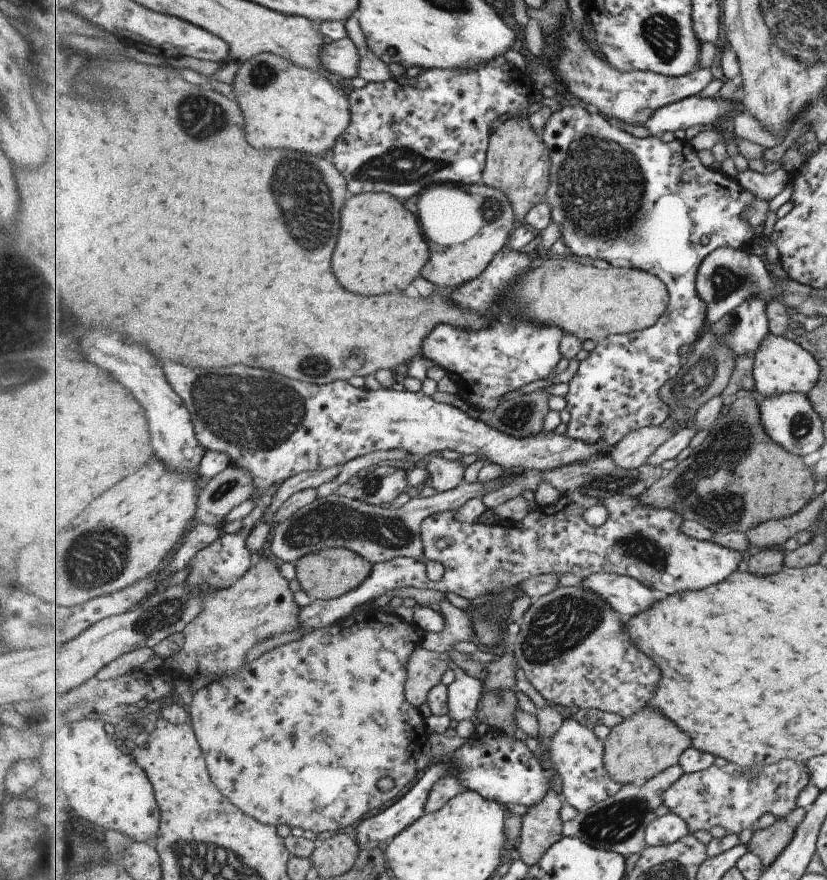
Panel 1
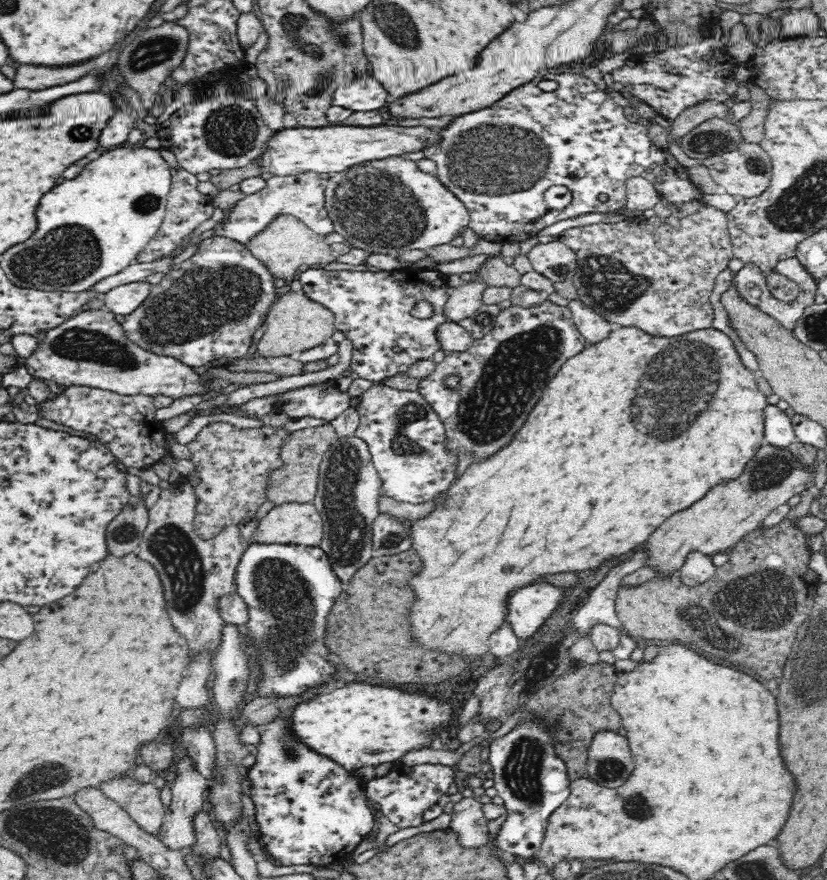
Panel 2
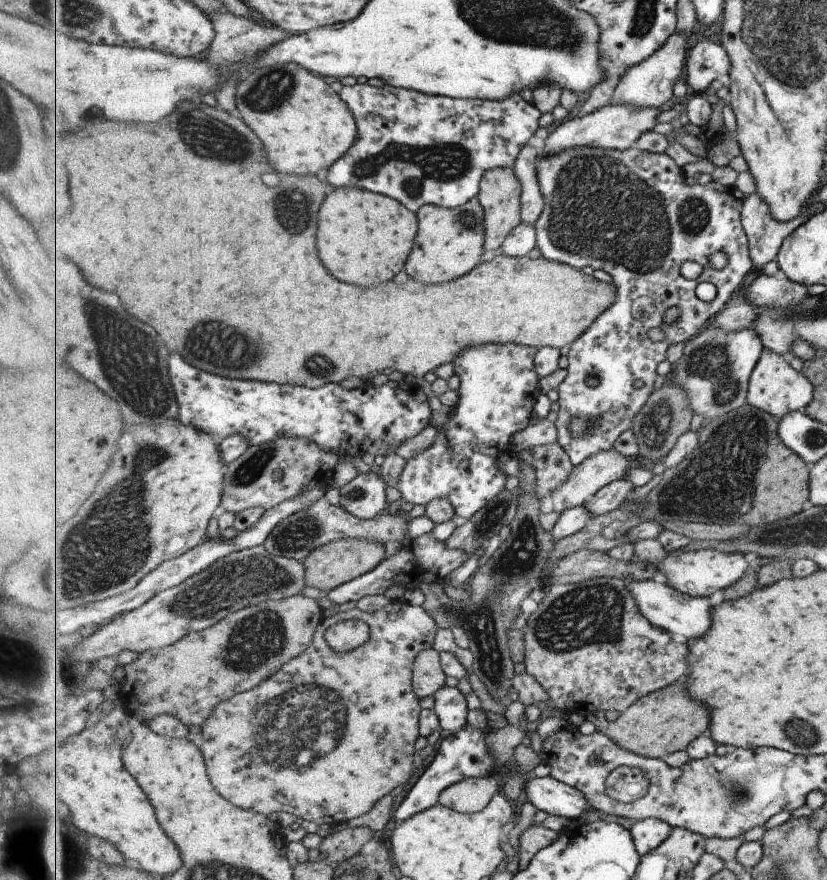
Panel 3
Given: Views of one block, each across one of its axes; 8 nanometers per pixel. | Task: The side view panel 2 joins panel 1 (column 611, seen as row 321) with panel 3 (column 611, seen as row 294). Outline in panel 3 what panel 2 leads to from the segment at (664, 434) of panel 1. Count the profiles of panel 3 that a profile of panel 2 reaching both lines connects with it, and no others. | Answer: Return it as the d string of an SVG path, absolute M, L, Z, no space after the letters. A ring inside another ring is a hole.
M615 449L603 451L574 468L571 479L552 494L553 511L585 505L597 492L631 470L631 460Z

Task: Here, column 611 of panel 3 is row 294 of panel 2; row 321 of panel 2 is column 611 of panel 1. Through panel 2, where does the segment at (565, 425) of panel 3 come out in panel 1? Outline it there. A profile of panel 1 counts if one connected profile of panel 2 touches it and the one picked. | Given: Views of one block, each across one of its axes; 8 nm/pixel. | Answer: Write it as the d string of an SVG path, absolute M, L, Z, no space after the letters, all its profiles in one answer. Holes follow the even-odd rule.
M566 102L562 103L561 108L552 114L550 122L545 126L545 131L541 134L542 140L550 153L550 186L546 194L547 202L551 206L552 222L560 227L560 238L565 247L575 255L589 257L590 259L604 259L608 261L612 267L626 267L629 269L643 270L655 274L668 287L670 302L668 310L659 318L659 321L651 327L643 331L634 331L633 333L624 333L612 335L604 340L596 342L595 347L590 351L588 357L579 364L576 375L569 382L568 393L565 395L567 406L566 409L570 413L570 420L567 423L568 430L566 438L573 441L580 441L587 445L599 445L603 440L607 449L613 449L625 436L636 433L639 430L659 427L667 418L670 418L671 409L659 398L659 390L680 374L681 364L679 364L679 356L688 348L692 348L697 340L707 328L708 320L708 304L700 298L700 292L695 288L695 278L698 276L700 267L704 261L715 250L730 247L734 250L745 251L747 246L753 244L755 240L755 228L748 222L748 215L751 214L755 204L755 195L746 190L740 184L737 178L726 176L721 171L709 169L701 163L697 151L689 141L682 140L680 136L665 144L659 137L637 138L621 128L615 128L609 120L605 120L601 114L593 112L589 114L583 106L570 106Z

